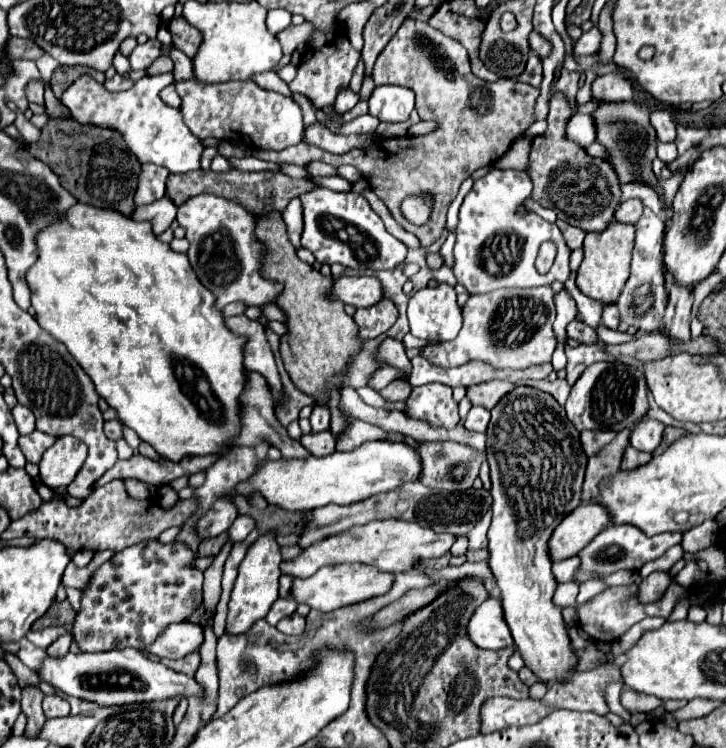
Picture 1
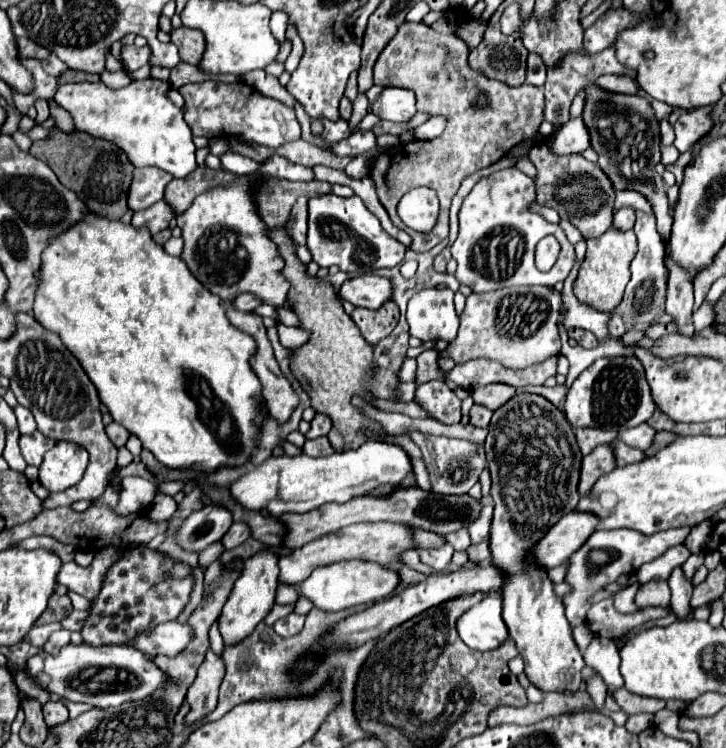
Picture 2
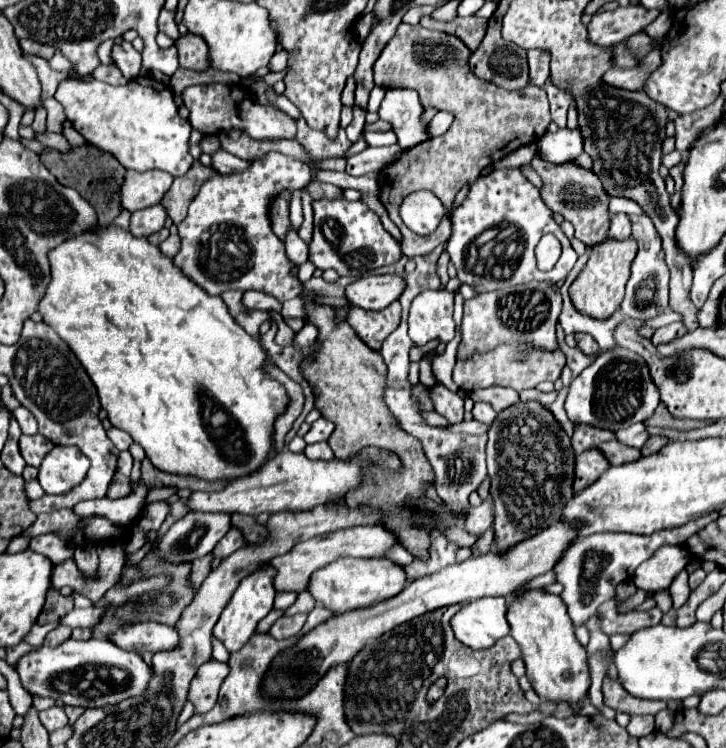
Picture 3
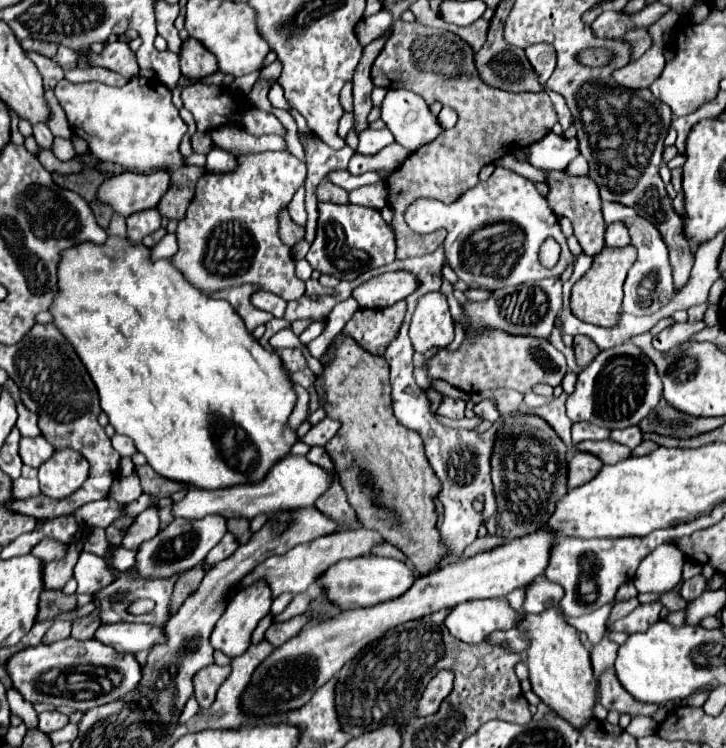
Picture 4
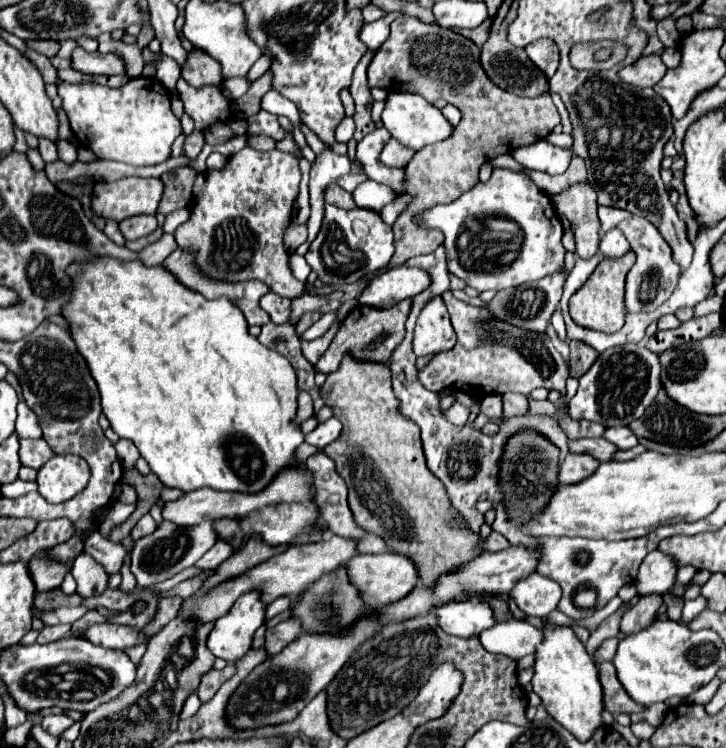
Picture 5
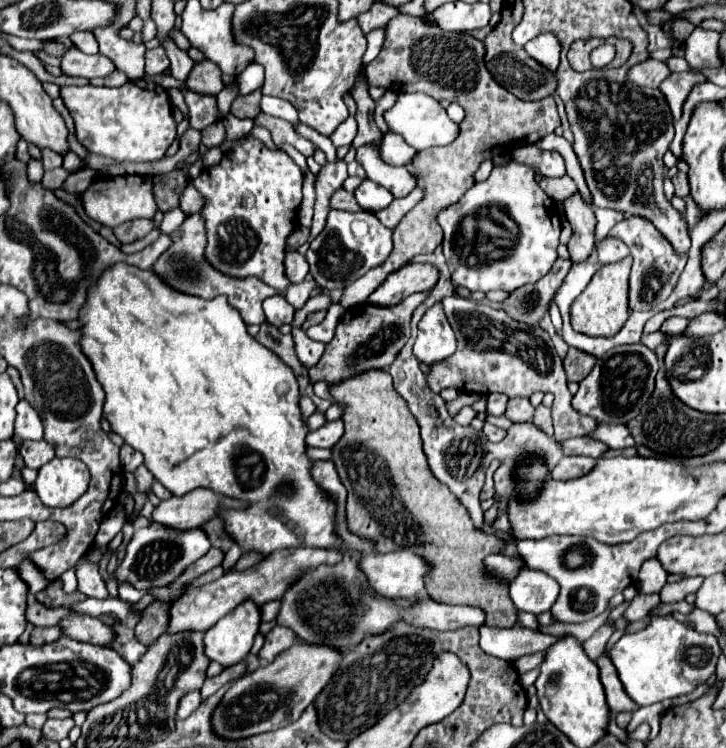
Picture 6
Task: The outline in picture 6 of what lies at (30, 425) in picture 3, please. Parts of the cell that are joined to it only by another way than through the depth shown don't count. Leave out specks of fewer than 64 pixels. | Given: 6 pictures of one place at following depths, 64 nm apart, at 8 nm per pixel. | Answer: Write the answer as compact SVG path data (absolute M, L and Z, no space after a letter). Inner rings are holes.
M20 400L16 406L14 438L42 440L42 436L44 436L44 426L42 426L42 420L40 420L36 408L32 408L32 404L28 404L28 400Z

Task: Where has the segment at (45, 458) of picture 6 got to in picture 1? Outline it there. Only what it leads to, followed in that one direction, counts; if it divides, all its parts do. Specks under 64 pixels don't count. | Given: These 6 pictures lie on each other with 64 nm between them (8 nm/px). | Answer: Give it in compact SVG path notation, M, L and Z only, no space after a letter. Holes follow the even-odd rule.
M34 430L28 436L20 436L18 444L20 444L20 450L24 452L26 460L32 462L32 464L38 464L40 458L42 458L42 454L46 452L46 448L50 448L54 444L54 440L56 440L54 436L48 436L44 432Z

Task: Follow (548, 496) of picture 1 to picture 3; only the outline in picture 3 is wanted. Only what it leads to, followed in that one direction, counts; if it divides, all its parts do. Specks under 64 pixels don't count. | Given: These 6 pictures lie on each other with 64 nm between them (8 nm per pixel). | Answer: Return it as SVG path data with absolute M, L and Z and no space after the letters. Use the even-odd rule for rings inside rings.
M518 402L498 414L488 430L488 474L490 474L490 494L494 498L494 532L496 546L500 552L508 550L520 540L542 532L550 524L560 520L562 508L572 498L574 482L574 450L570 438L564 434L554 416L538 402ZM530 590L512 596L512 606L508 610L508 622L512 628L512 638L522 648L522 658L526 662L526 676L532 688L542 700L566 702L574 714L582 708L582 700L590 688L590 668L586 648L578 642L574 634L574 624L566 614L562 598L546 594L542 590Z

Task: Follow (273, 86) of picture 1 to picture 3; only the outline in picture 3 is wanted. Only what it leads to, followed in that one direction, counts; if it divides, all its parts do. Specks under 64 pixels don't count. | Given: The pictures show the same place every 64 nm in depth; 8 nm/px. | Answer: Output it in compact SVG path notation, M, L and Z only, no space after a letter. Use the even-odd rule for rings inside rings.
M268 88L268 98L272 100L274 104L276 104L280 110L287 113L291 116L295 121L297 121L301 117L301 113L298 108L286 98L286 96L276 96L274 92L272 92L272 88Z

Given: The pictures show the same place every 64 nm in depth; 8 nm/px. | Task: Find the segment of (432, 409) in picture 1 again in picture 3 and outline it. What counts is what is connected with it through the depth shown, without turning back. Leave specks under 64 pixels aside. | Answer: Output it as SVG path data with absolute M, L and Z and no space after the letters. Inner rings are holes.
M438 384L430 390L430 398L434 402L434 408L438 414L446 416L452 424L462 422L464 414L464 398L460 398L456 392L450 392L446 386Z

